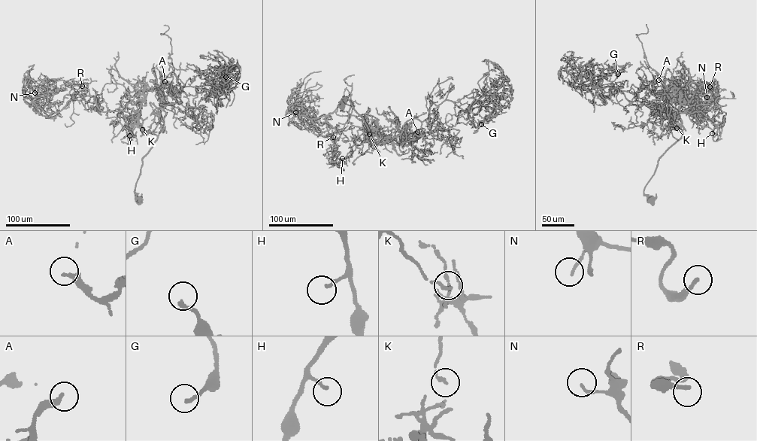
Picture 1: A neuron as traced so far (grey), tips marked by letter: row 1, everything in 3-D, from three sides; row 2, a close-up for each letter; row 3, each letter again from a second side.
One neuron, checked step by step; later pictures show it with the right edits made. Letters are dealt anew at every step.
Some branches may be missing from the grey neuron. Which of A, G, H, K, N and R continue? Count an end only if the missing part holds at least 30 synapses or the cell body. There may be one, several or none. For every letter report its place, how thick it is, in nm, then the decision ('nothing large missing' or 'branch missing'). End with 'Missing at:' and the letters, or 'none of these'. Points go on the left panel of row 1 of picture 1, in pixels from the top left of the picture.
A: (165, 81) | 320 nm | nothing large missing
G: (225, 77) | 180 nm | nothing large missing
H: (129, 135) | 130 nm | nothing large missing
K: (142, 129) | 170 nm | nothing large missing
N: (34, 92) | 140 nm | nothing large missing
R: (82, 86) | 220 nm | nothing large missing
Missing at: none of these

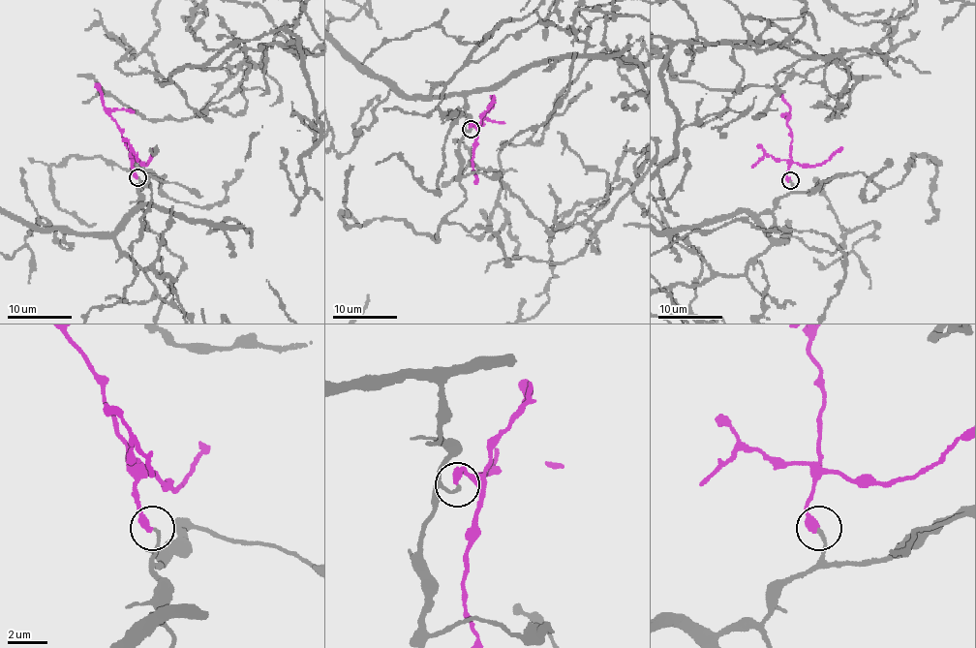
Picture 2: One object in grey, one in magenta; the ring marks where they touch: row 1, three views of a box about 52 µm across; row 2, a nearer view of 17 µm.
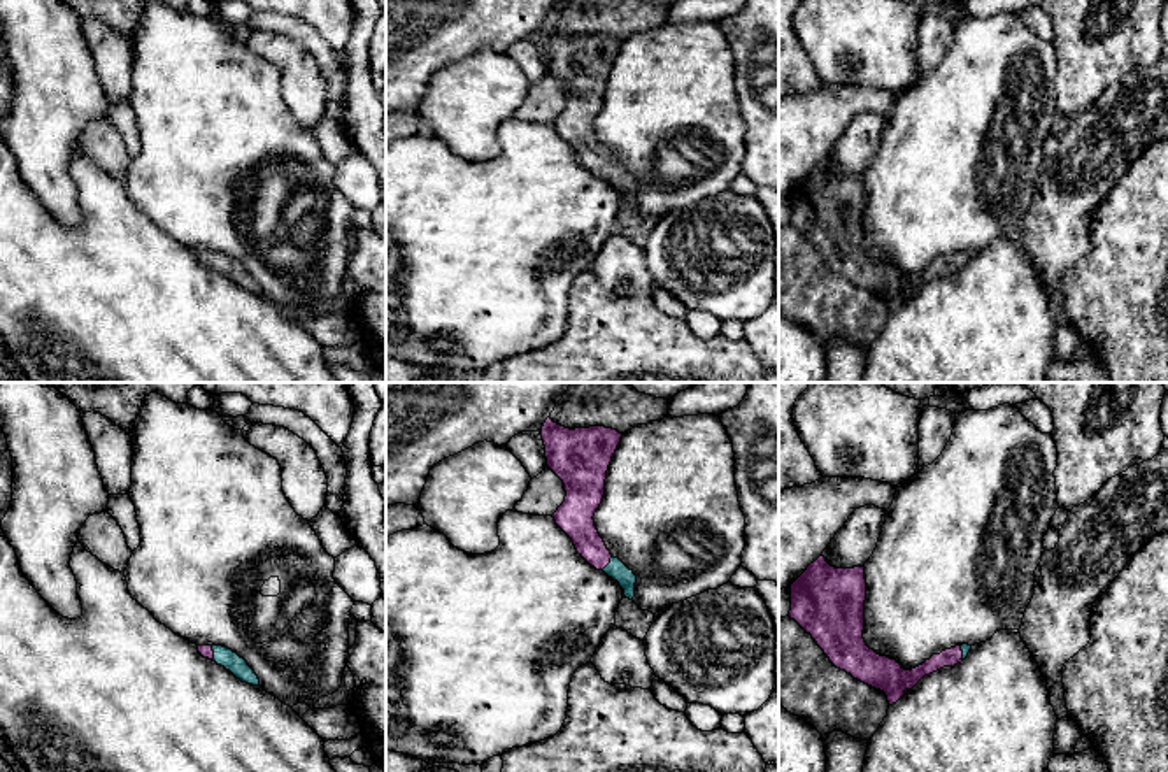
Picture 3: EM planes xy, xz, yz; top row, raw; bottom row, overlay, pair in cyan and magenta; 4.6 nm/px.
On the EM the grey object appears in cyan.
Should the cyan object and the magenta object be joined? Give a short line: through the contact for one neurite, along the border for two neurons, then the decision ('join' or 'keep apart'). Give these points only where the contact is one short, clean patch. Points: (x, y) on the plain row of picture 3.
xz (616, 176), (609, 171), (588, 150), (576, 128) | join

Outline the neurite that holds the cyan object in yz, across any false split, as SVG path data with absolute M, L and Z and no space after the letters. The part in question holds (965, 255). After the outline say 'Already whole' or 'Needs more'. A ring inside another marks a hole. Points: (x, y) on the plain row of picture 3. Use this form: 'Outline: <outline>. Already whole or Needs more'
Outline: M821 161L791 191L789 225L812 242L837 275L884 298L889 312L924 282L954 274L968 263L972 253L963 251L905 277L896 267L880 263L866 253L863 246L865 207L865 174L835 175Z. Needs more

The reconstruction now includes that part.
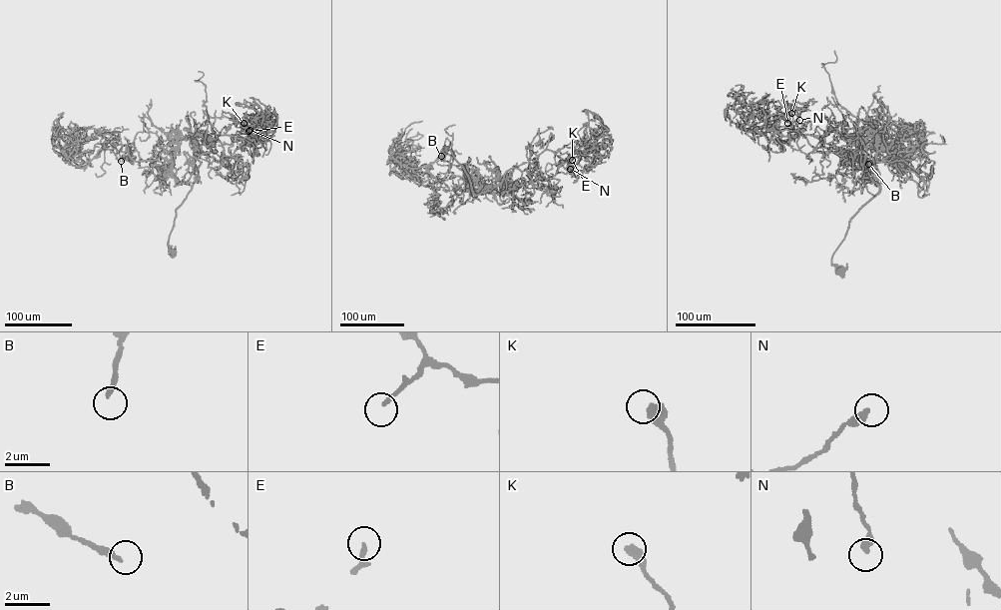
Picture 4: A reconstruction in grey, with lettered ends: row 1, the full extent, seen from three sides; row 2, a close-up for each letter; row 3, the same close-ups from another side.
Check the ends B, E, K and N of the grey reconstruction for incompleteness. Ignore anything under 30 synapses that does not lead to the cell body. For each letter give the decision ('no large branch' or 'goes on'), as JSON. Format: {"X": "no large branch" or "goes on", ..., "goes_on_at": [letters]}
{"B": "goes on", "E": "no large branch", "K": "no large branch", "N": "no large branch", "goes_on_at": ["B"]}

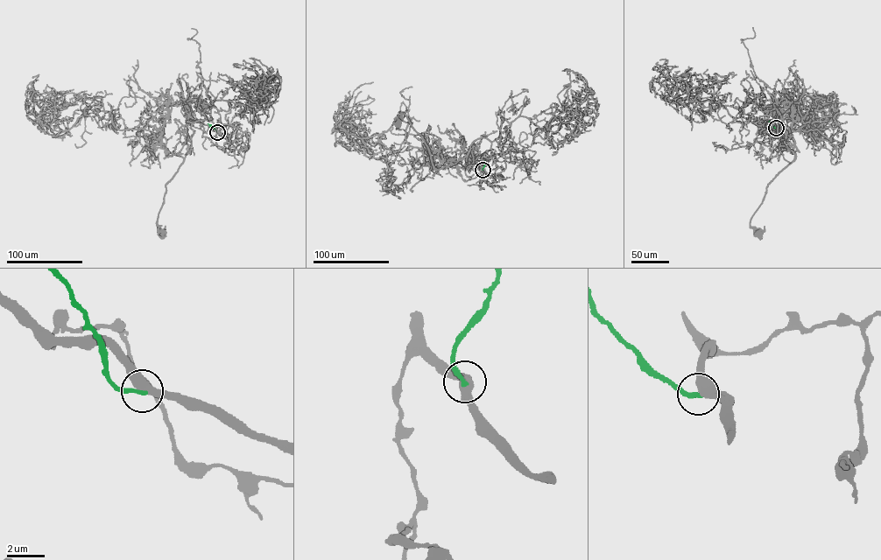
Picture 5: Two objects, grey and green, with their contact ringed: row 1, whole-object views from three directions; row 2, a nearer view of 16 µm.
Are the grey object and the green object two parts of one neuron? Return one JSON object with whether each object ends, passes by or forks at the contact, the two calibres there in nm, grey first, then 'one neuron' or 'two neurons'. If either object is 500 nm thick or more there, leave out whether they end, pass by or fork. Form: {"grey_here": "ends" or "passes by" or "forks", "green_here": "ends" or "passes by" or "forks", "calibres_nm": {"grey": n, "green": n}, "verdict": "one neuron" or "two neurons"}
{"grey_here": "passes by", "green_here": "ends", "calibres_nm": {"grey": 480, "green": 240}, "verdict": "two neurons"}

